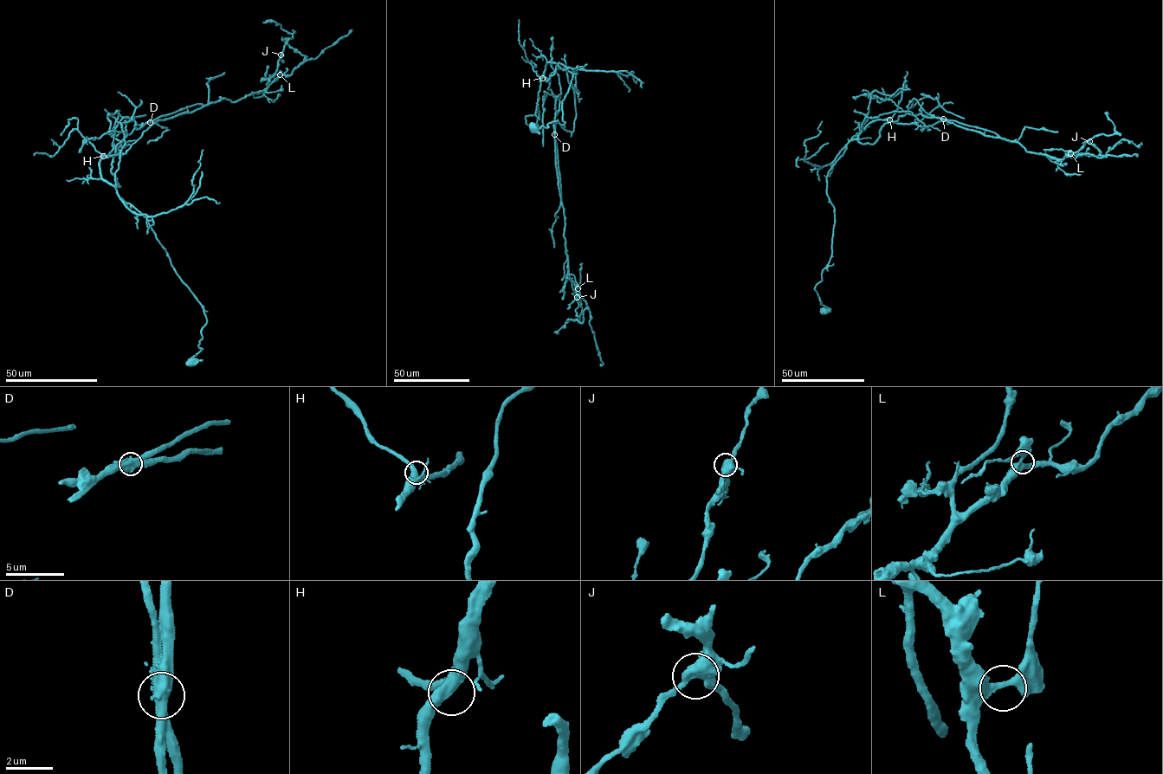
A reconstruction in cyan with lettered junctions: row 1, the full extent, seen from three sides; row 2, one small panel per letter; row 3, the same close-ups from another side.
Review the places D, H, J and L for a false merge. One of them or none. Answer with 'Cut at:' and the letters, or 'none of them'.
Cut at: D

